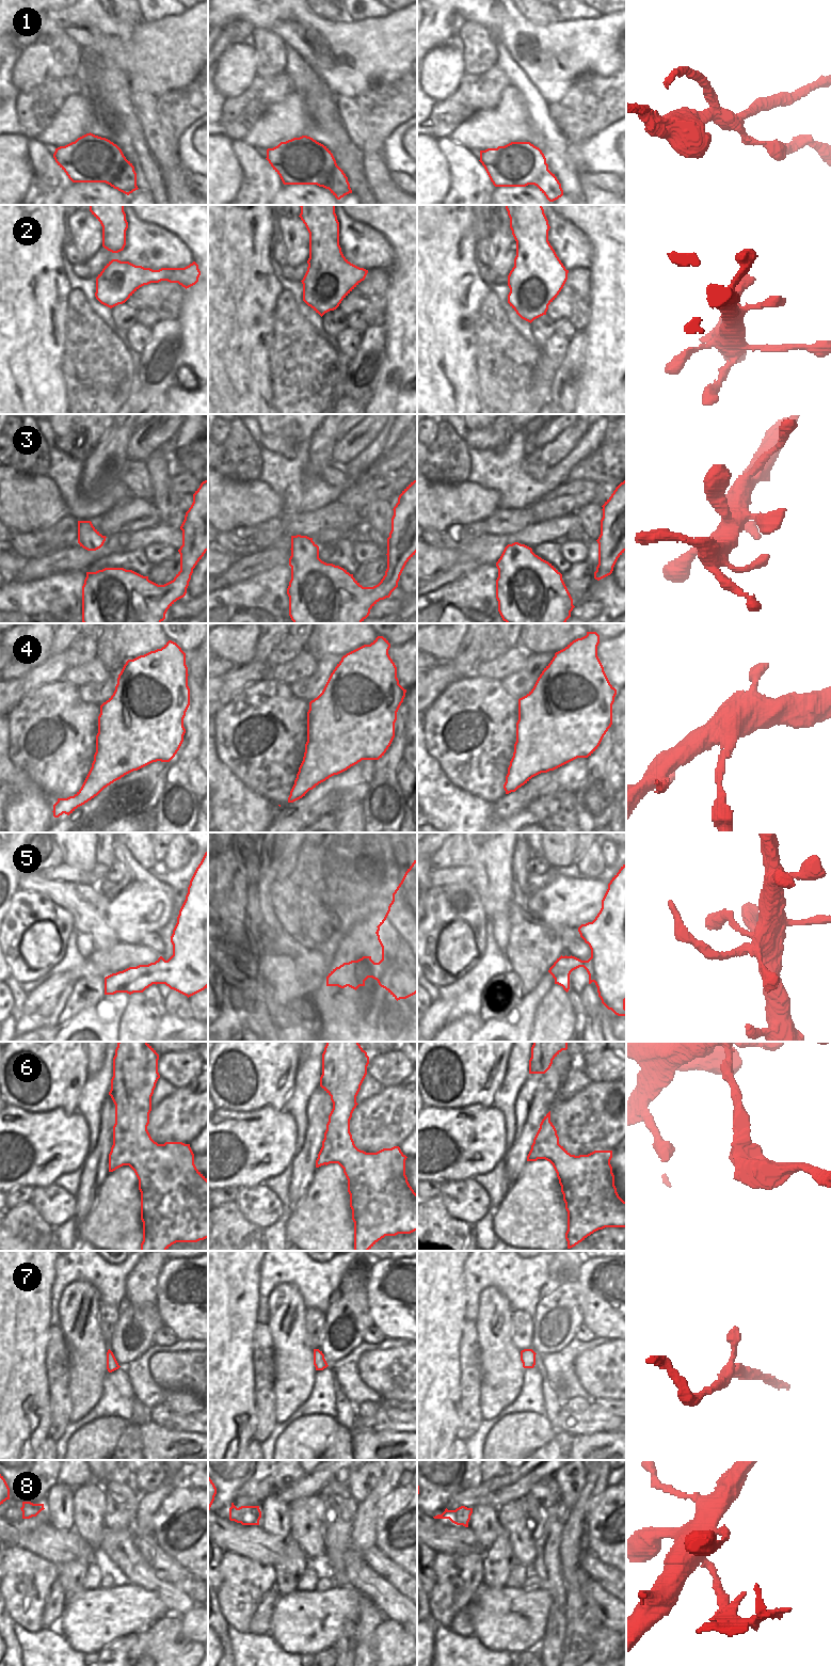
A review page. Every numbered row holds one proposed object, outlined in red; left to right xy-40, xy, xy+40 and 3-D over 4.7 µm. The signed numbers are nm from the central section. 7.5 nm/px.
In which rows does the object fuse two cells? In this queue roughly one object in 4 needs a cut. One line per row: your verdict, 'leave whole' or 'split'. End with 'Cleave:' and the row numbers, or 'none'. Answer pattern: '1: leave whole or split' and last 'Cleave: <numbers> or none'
1: split
2: leave whole
3: leave whole
4: split
5: split
6: split
7: leave whole
8: split
Cleave: 1, 4, 5, 6, 8

